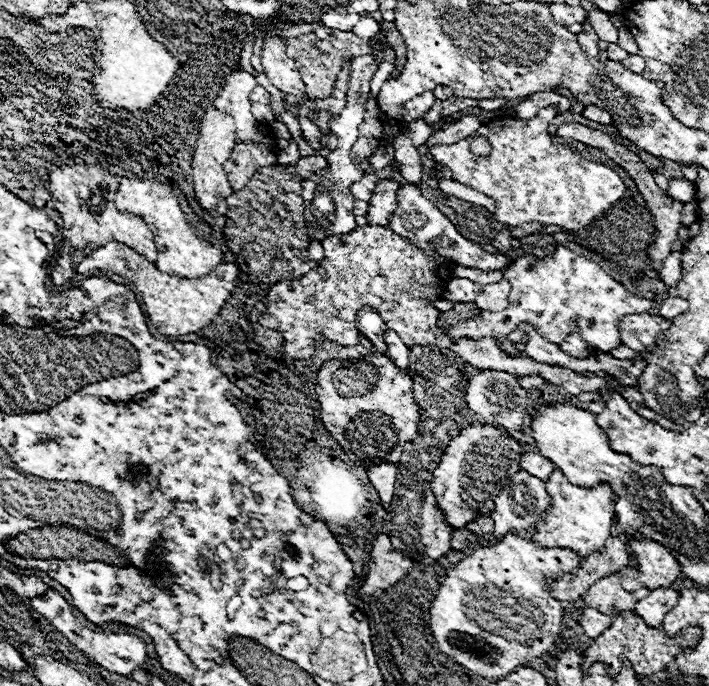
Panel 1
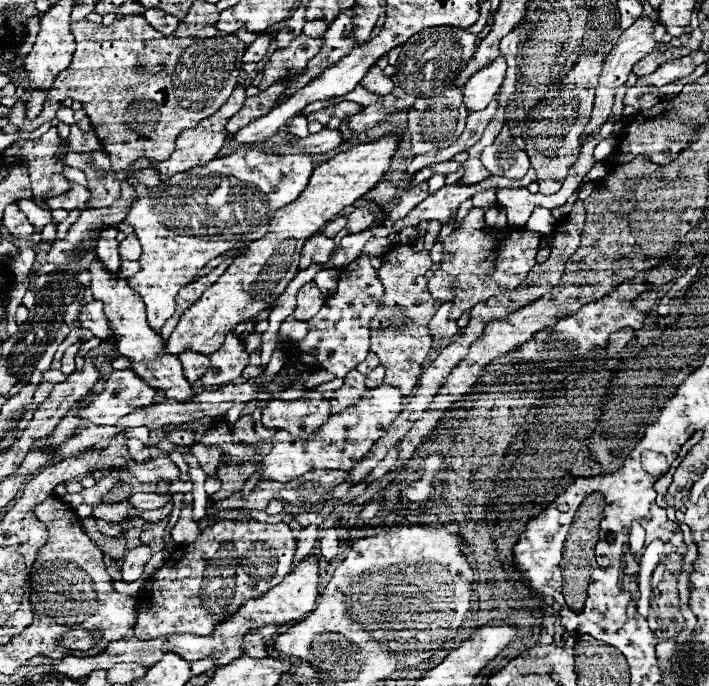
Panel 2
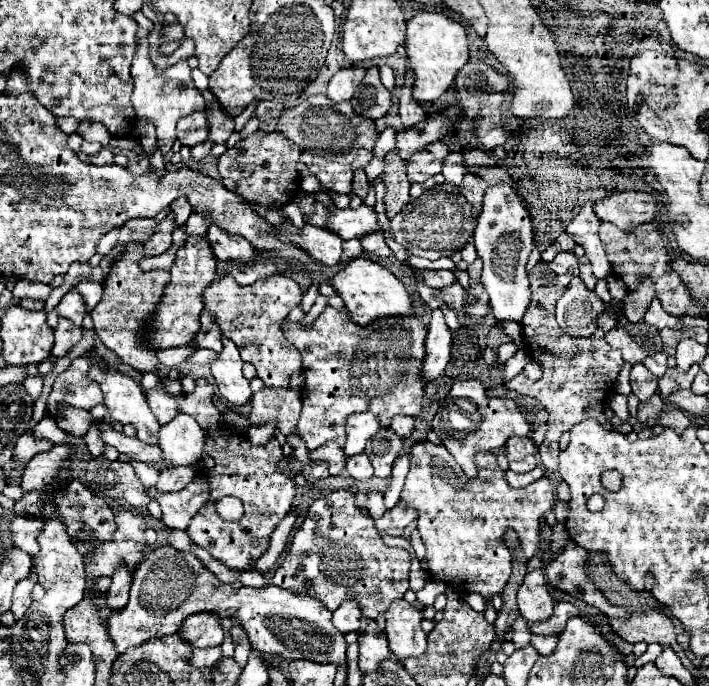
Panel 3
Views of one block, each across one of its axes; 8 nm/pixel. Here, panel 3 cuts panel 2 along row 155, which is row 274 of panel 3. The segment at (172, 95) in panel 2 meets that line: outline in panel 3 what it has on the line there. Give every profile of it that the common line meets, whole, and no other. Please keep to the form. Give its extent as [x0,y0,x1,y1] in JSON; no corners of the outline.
[90,242,170,372]

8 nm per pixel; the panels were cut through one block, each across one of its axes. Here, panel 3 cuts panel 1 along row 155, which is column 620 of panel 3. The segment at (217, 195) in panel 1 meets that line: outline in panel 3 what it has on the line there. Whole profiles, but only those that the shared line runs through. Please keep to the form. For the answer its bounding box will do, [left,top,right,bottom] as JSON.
[594,192,656,232]

